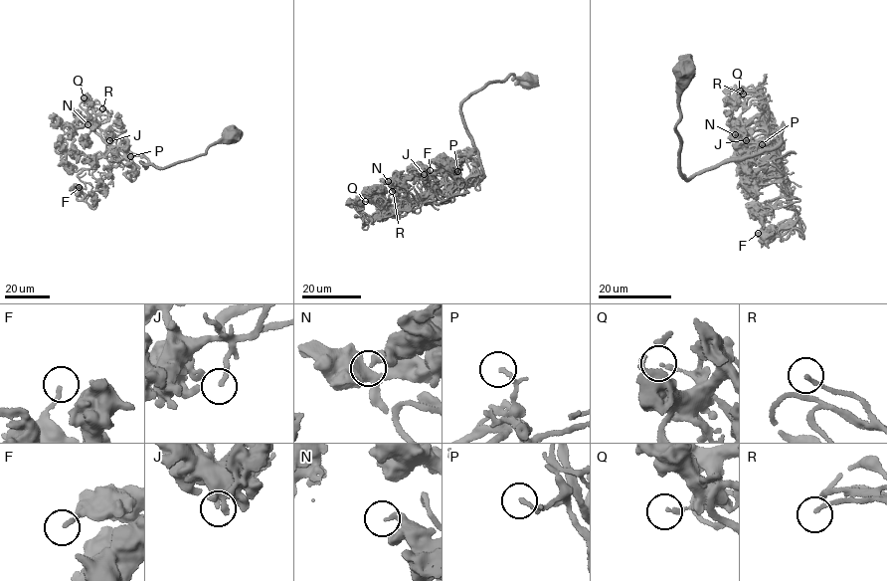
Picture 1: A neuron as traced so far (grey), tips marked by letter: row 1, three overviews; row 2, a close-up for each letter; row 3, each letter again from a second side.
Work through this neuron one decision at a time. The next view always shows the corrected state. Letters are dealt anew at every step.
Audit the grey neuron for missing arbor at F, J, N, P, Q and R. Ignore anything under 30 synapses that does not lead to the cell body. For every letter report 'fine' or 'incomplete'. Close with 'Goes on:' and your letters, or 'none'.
F: fine
J: fine
N: fine
P: fine
Q: fine
R: incomplete
Goes on: R

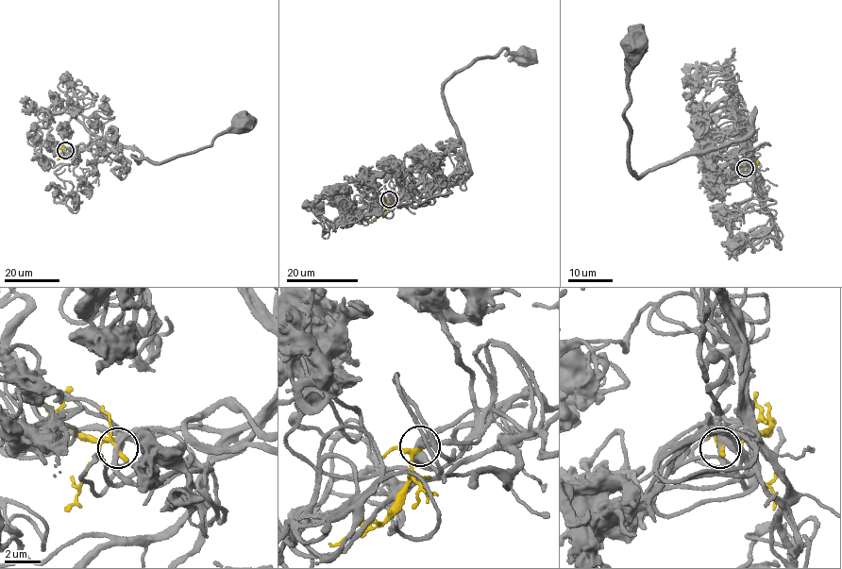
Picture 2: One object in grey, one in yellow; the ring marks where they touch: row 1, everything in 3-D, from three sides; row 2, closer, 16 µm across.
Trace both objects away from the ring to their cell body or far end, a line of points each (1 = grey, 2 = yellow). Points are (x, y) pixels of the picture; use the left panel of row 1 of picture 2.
1: (65, 150), (99, 140), (141, 153), (138, 162), (133, 155), (165, 162), (209, 146), (235, 123), (245, 124)
2: (65, 150), (52, 141)

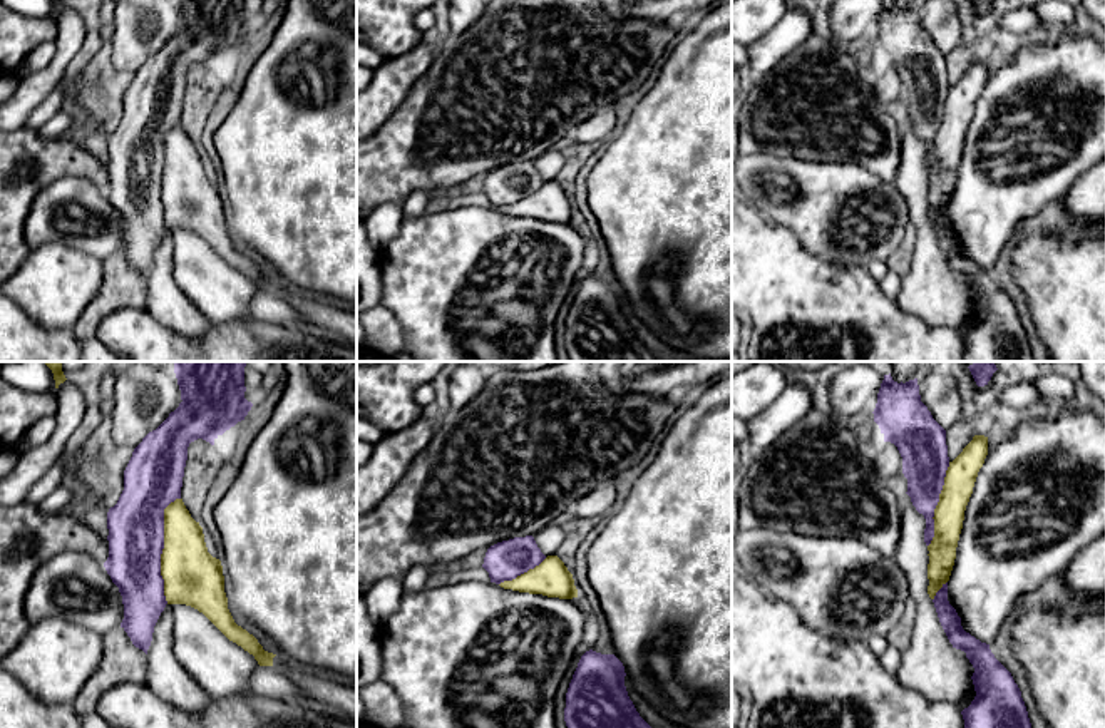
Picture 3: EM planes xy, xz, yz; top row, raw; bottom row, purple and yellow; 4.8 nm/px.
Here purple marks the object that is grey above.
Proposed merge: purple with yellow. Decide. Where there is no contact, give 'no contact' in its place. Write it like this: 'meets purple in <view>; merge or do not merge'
meets purple in xy; do not merge

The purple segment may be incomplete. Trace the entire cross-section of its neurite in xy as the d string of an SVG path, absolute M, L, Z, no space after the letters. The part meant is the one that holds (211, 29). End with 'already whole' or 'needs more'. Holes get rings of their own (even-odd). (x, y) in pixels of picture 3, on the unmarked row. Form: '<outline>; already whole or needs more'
M176 0L176 3L182 27L134 74L124 95L124 115L107 137L109 182L104 192L122 221L124 244L121 253L132 269L146 279L154 251L167 229L161 201L164 134L181 124L188 72L198 64L214 70L214 65L244 45L253 32L244 23L244 0Z; already whole

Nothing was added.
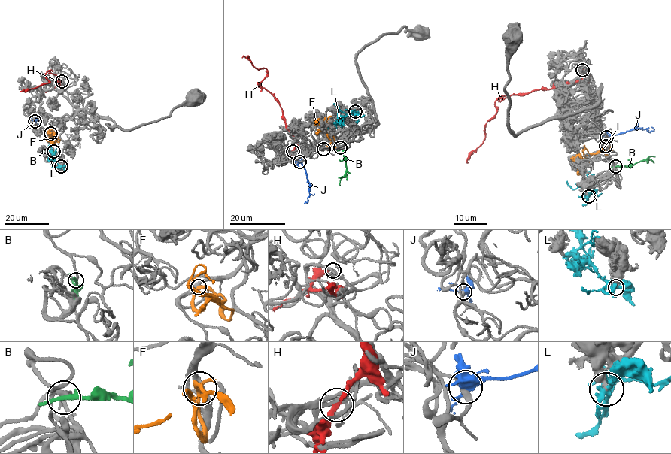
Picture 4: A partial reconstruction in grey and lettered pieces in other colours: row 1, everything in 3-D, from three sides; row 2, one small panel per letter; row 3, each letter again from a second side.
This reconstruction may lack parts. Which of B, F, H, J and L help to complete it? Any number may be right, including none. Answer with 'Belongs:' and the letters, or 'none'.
Belongs: F

